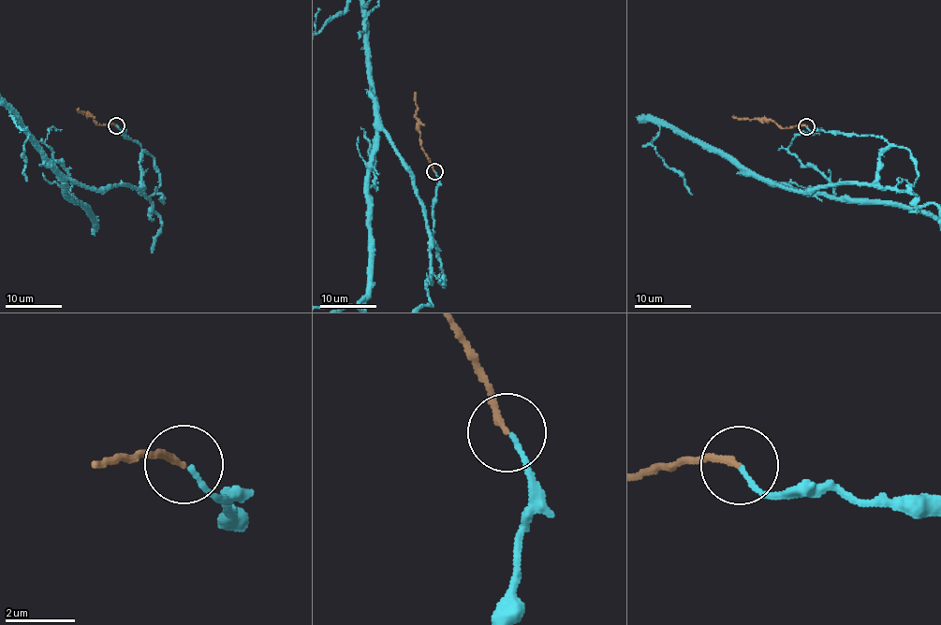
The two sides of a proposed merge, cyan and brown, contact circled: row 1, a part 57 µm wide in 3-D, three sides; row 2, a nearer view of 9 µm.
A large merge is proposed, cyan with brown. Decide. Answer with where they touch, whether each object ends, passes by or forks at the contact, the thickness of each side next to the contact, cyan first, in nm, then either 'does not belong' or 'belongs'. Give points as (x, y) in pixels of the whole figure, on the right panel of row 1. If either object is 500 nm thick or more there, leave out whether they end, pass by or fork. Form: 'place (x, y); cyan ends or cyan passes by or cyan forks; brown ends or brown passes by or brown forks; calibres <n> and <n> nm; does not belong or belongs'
place (806, 126); cyan ends; brown ends; calibres 120 and 200 nm; belongs

